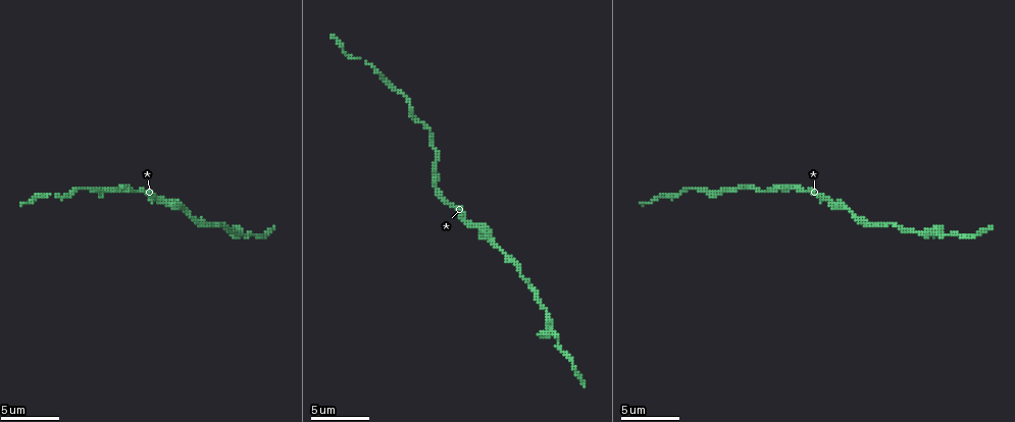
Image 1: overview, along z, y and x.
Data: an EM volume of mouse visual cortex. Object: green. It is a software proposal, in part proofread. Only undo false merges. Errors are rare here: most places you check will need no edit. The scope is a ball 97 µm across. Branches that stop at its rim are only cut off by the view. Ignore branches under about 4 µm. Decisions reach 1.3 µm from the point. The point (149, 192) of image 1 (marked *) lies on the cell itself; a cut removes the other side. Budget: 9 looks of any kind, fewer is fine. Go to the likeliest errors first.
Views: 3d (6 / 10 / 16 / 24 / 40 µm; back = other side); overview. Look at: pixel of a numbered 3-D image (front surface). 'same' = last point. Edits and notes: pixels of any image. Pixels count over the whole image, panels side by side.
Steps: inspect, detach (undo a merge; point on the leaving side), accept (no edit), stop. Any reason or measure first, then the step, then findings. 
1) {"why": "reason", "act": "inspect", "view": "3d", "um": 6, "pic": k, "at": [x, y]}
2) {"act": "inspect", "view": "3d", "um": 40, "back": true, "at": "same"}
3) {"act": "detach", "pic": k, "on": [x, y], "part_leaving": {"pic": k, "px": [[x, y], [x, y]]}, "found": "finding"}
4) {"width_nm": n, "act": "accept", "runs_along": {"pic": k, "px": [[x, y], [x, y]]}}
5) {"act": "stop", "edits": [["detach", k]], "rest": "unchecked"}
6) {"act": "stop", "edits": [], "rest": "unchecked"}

{"act": "inspect", "view": "3d", "um": 6, "pic": 1, "at": [246, 234]}

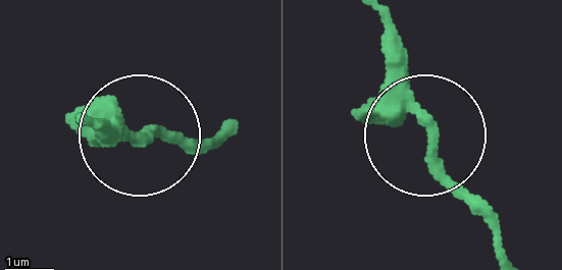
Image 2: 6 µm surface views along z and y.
{"act": "accept", "runs_along": {"pic": 2, "px": [[95, 120], [144, 137], [208, 137]]}, "found": "all the same cell"}

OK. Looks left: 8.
{"why": "thick turns thin", "act": "inspect", "view": "3d", "um": 16, "pic": 1, "at": [97, 191]}

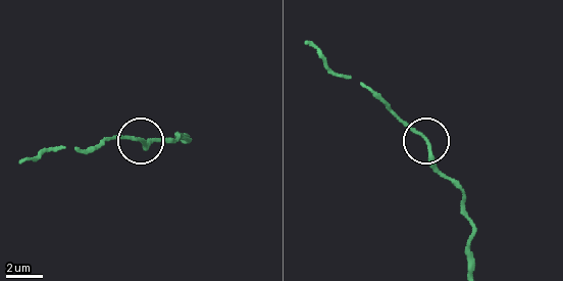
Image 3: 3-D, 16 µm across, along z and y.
{"why": "from behind", "act": "inspect", "view": "3d", "um": 16, "back": true, "pic": 3, "at": [140, 138]}

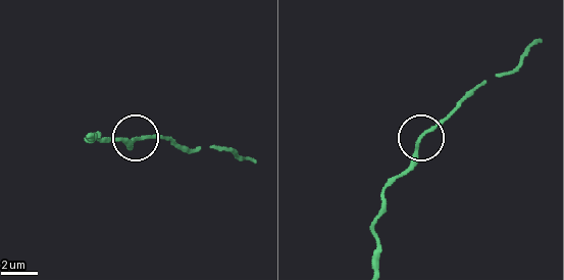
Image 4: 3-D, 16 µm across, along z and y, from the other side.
{"width_nm": 190, "act": "accept", "runs_along": {"pic": 4, "px": [[375, 263], [375, 226], [386, 189], [421, 139], [456, 108]]}, "found": "all the same cell"}

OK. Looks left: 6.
{"why": "sudden change in width", "act": "inspect", "view": "3d", "um": 10, "pic": 1, "at": [207, 222]}

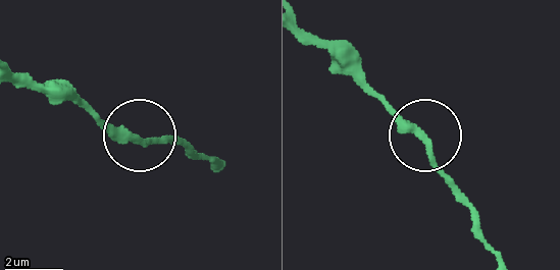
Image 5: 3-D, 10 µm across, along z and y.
{"why": "from behind", "act": "inspect", "view": "3d", "um": 10, "back": true, "pic": 5, "at": [133, 140]}

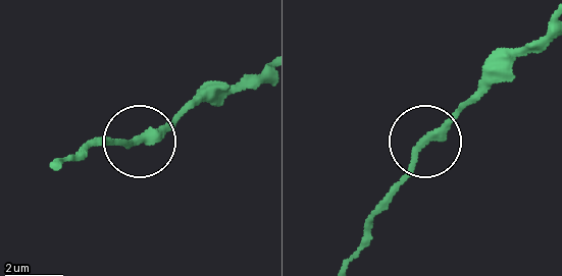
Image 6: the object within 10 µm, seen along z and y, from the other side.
{"act": "accept", "runs_along": {"pic": 6, "px": [[264, 68], [206, 91], [138, 139], [91, 139]]}, "found": "one cell here"}

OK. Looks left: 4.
{"why": "calibre changes", "act": "inspect", "view": "3d", "um": 16, "pic": 1, "at": [471, 222]}

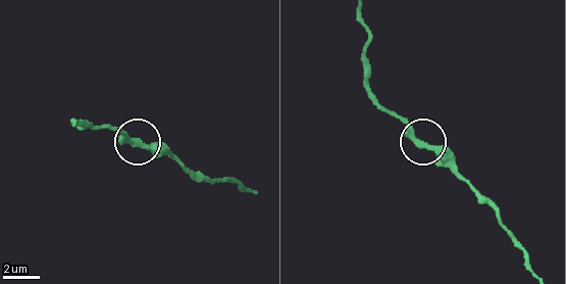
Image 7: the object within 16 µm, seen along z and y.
{"arms": 3, "act": "accept", "found": "all the same cell"}

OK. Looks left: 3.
{"act": "stop", "edits": [], "rest": "unchecked"}

